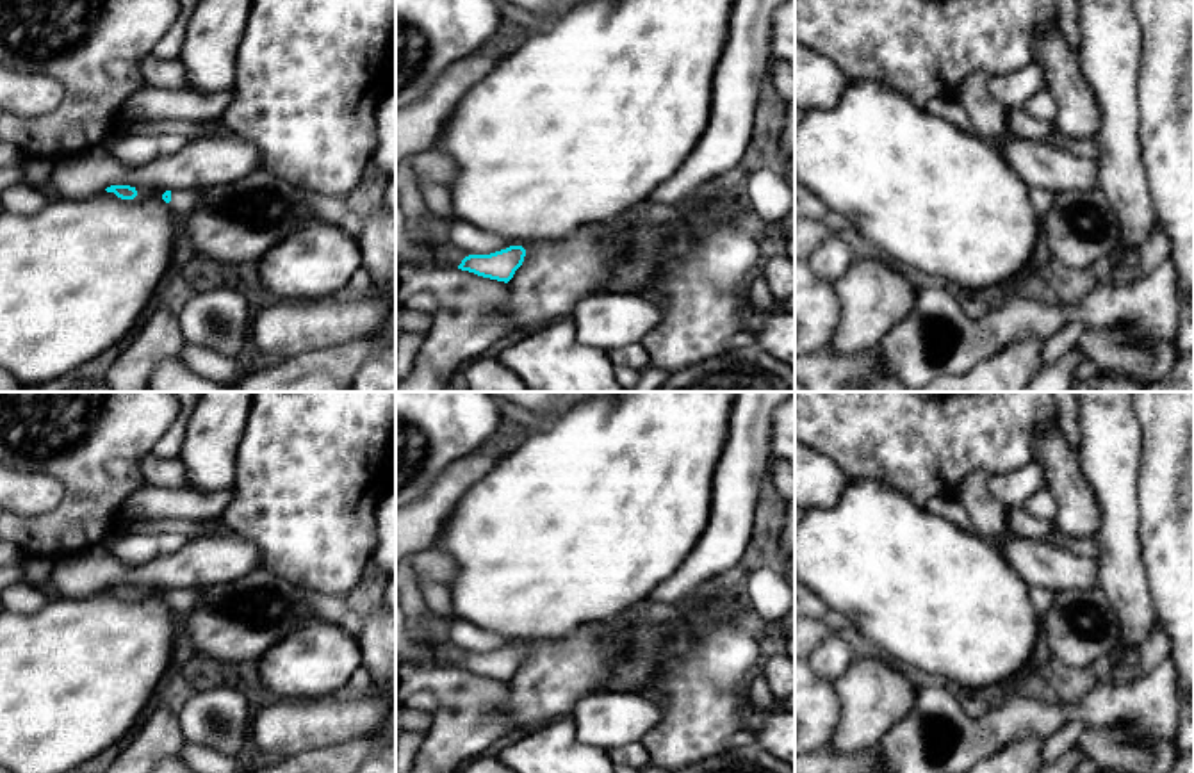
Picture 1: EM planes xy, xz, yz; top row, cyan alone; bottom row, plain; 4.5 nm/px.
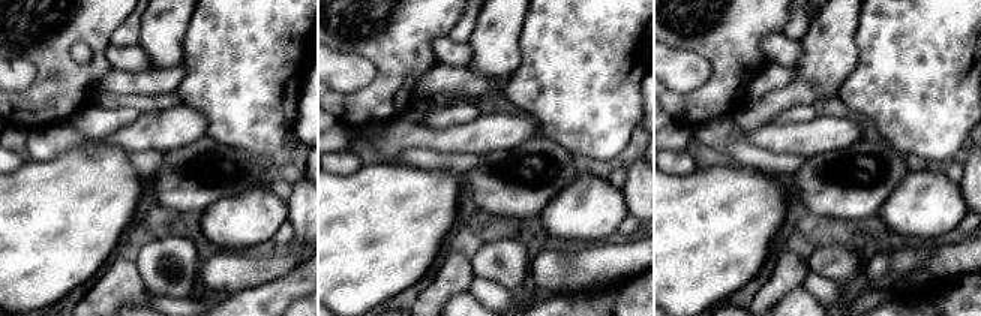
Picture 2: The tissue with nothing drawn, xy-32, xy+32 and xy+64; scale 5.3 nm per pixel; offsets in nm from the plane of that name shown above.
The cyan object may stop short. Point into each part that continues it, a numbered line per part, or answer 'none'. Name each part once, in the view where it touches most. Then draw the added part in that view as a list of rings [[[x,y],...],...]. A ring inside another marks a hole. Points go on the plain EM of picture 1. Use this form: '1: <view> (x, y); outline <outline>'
1: xy (182, 601); outline [[[176,588],[171,590],[171,600],[168,602],[176,614],[191,613],[201,598],[201,588]]]

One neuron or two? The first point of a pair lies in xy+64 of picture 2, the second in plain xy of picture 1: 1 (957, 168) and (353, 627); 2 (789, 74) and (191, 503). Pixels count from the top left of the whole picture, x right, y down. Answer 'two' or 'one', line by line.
1: one
2: one

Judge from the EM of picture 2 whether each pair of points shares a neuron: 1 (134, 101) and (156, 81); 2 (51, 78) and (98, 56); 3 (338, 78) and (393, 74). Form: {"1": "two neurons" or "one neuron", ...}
{"1": "two neurons", "2": "one neuron", "3": "two neurons"}

